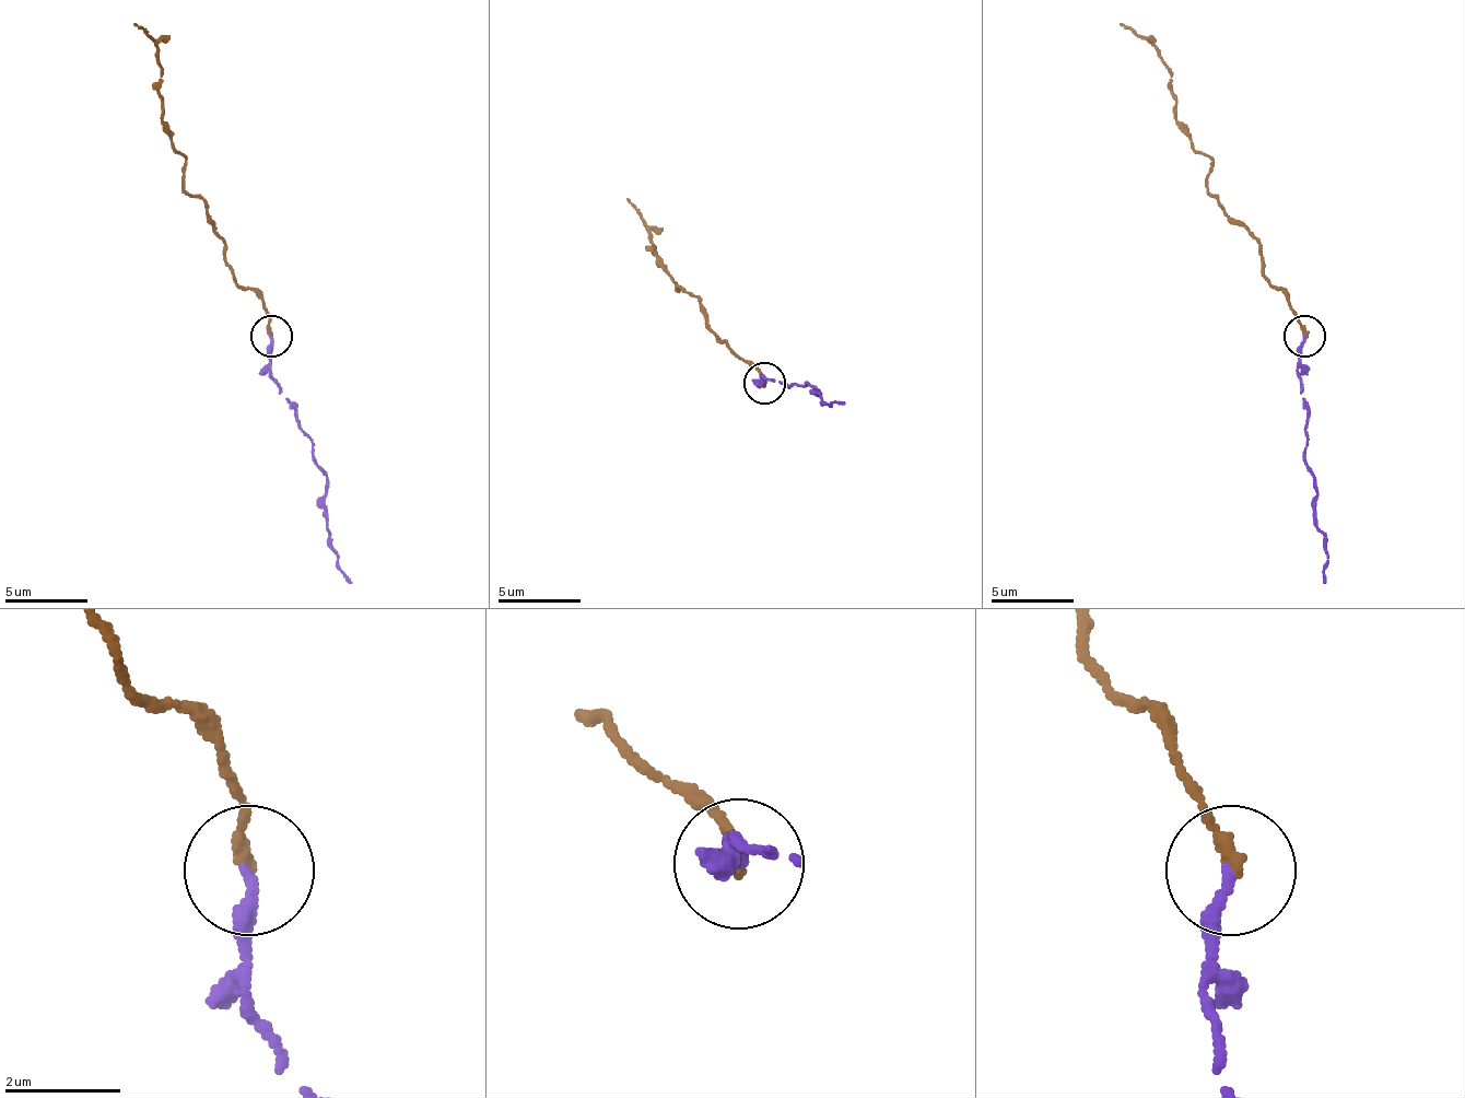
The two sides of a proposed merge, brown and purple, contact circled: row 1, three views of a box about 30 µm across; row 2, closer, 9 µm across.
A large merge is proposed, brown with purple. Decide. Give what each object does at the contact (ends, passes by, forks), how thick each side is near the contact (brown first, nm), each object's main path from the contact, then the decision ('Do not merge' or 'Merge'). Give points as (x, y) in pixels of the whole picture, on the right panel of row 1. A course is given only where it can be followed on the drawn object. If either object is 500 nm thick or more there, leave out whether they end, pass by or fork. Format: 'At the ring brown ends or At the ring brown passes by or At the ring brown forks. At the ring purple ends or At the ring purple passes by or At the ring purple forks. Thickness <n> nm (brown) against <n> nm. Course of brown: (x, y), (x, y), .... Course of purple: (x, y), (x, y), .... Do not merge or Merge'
At the ring brown ends. At the ring purple ends. Thickness 200 nm (brown) against 220 nm. Course of brown: (1304, 335), (1291, 302), (1263, 272), (1263, 247), (1208, 189), (1212, 161), (1175, 119), (1163, 57), (1122, 23). Course of purple: (1304, 335), (1300, 381), (1308, 443), (1304, 463), (1316, 480), (1316, 529), (1324, 550), (1324, 583). Merge

